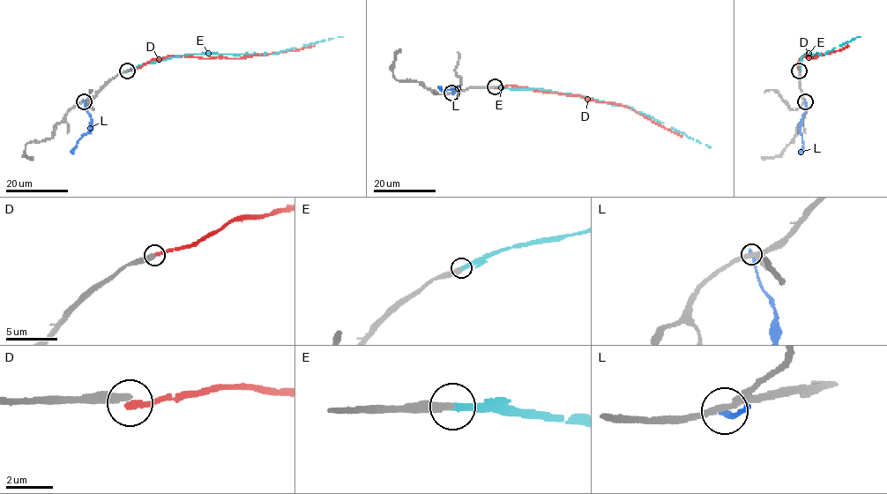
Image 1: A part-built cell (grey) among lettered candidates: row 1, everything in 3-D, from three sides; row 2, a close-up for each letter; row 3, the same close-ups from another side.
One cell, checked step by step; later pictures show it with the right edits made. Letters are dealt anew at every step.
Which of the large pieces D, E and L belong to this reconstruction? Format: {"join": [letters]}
{"join": ["E"]}

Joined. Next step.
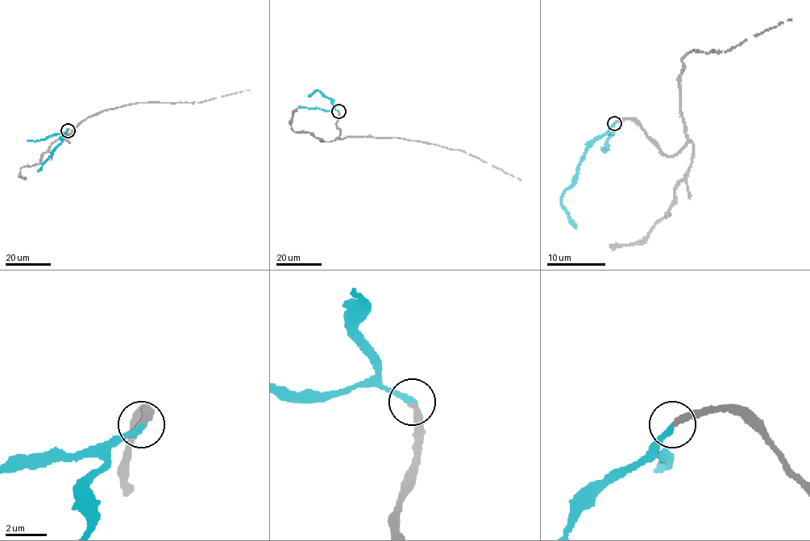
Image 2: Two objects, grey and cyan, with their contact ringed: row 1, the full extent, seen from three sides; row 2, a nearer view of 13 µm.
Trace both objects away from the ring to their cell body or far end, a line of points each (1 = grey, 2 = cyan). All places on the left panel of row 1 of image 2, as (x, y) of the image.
1: (68, 130), (66, 139), (69, 142), (65, 138), (76, 127), (105, 110), (143, 102), (198, 103), (250, 90)
2: (68, 130), (61, 137), (60, 144), (38, 171)

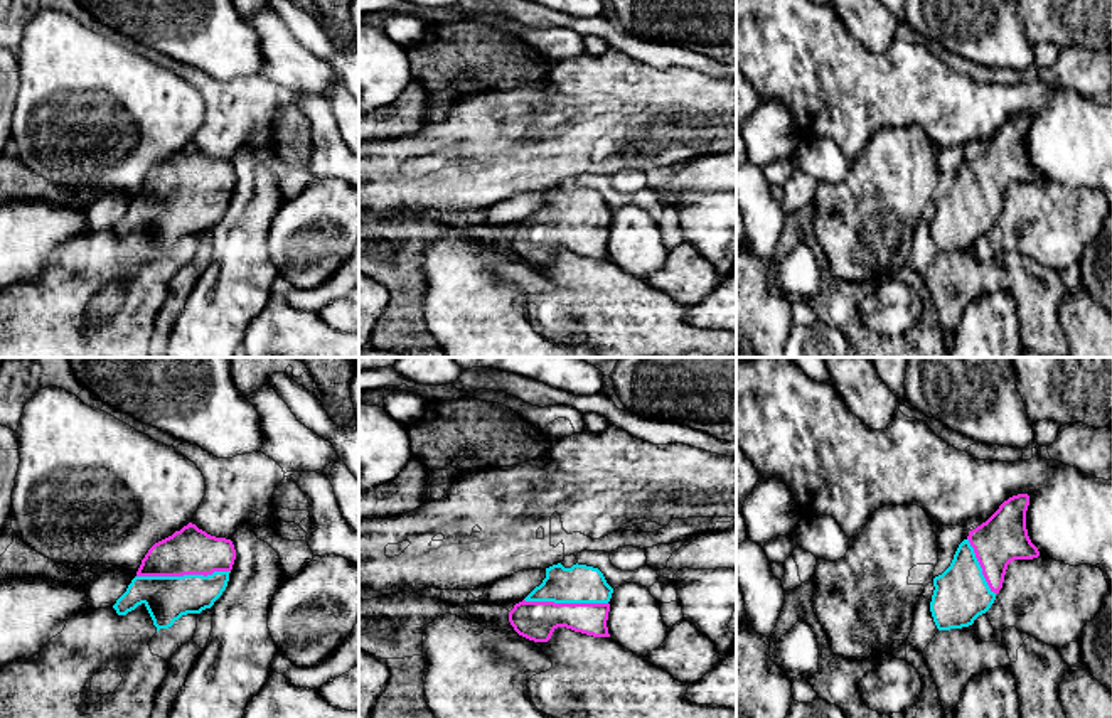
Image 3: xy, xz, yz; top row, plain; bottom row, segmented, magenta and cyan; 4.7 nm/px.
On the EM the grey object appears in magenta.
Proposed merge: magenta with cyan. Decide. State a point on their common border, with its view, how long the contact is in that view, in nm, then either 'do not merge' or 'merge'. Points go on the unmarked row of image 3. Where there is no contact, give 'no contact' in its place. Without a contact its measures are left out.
meets magenta in xy at (182, 198); contact 440 nm long; merge

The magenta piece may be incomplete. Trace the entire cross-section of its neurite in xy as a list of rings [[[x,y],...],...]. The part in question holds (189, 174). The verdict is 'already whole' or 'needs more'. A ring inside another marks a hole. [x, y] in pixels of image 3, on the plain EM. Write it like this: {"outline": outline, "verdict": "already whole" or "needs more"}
{"outline": [[[189,145],[155,165],[113,231],[126,238],[145,228],[157,255],[187,236],[211,231],[227,209],[236,182],[231,162],[216,160]]], "verdict": "needs more"}

